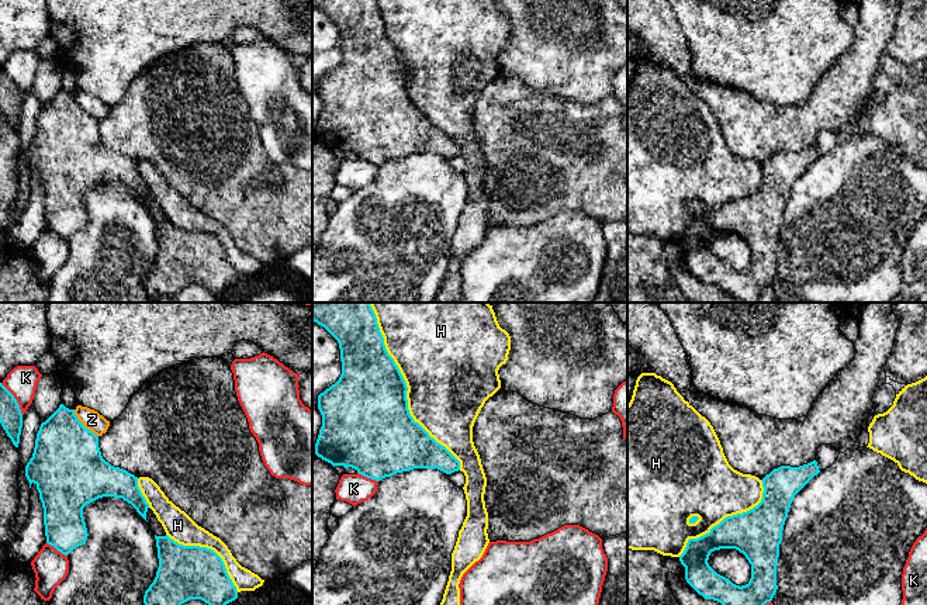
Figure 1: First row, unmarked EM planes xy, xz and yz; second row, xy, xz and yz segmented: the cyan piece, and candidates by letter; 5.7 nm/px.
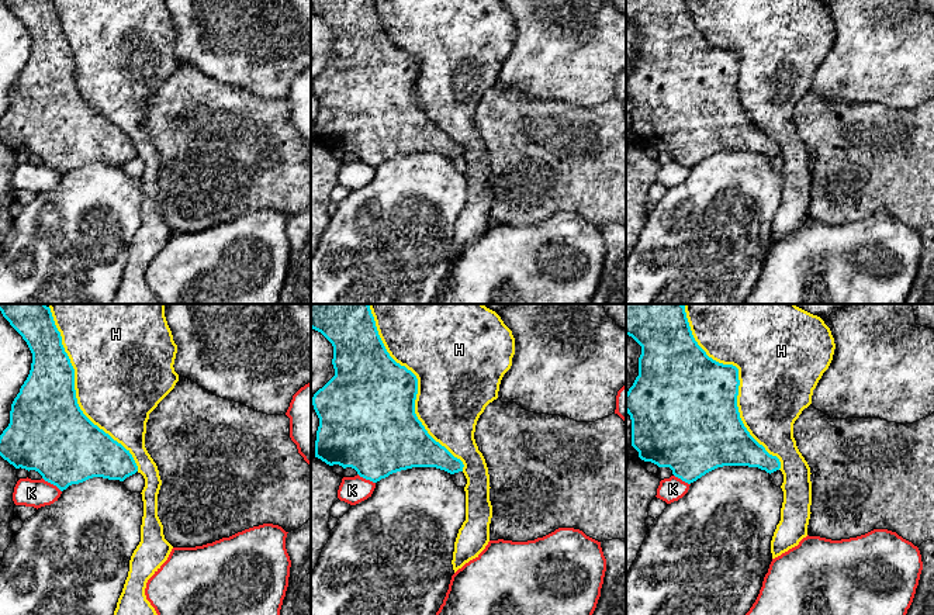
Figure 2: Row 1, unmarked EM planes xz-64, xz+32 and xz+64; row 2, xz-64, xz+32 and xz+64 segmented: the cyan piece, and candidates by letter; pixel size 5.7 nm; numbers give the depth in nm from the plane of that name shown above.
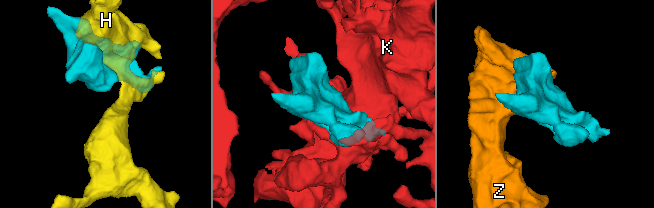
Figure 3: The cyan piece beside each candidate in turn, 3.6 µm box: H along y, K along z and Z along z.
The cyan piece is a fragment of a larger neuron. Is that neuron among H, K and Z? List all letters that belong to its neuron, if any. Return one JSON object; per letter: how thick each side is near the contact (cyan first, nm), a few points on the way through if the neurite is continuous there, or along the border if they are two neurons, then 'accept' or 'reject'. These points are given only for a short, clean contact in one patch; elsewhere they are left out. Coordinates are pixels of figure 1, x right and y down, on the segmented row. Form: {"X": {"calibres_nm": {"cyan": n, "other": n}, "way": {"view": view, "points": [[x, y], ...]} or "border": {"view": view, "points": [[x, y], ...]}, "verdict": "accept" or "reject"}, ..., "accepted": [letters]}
{"H": {"calibres_nm": {"cyan": 460, "other": 500}, "verdict": "reject"}, "K": {"calibres_nm": {"cyan": 240, "other": 200}, "verdict": "reject"}, "Z": {"calibres_nm": {"cyan": 420, "other": 110}, "border": {"view": "xy", "points": [[73, 410], [73, 414], [97, 436]]}, "verdict": "reject"}, "accepted": []}

